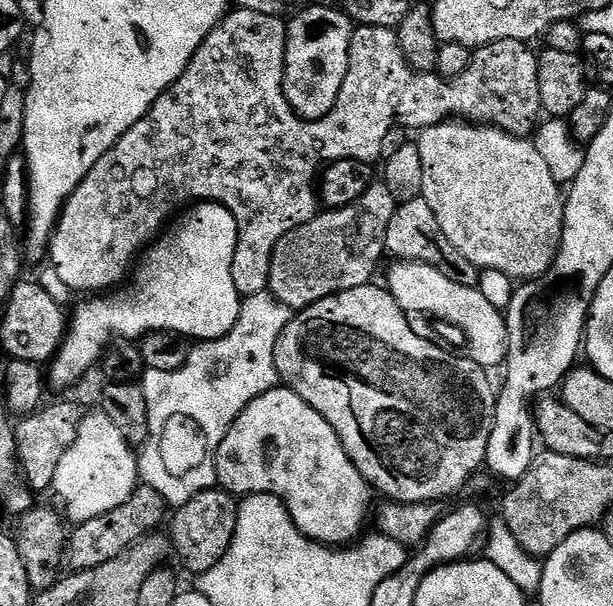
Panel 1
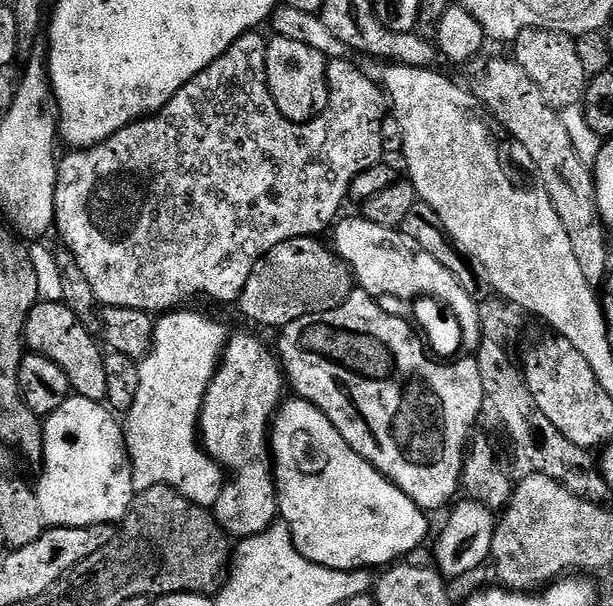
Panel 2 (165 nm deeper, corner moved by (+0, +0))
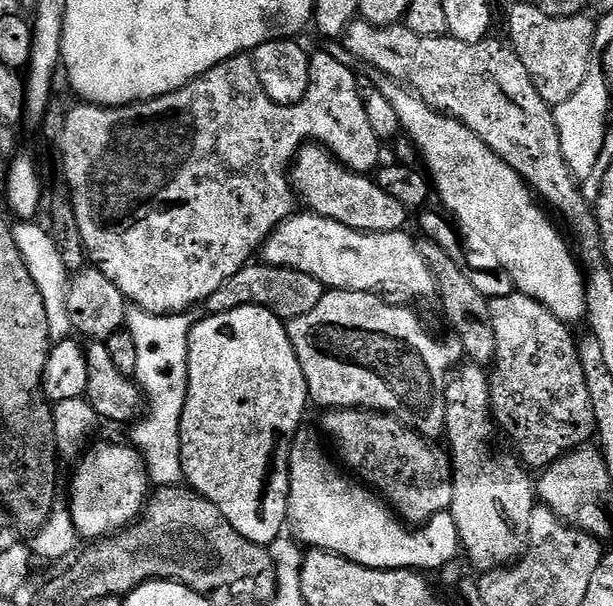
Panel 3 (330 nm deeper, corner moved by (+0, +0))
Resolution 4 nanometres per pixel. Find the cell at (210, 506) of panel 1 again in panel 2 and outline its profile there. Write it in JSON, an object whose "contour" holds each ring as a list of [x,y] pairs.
{"contour":[[[233,335],[229,339],[216,377],[206,390],[198,429],[202,447],[209,456],[252,456],[252,460],[237,466],[214,509],[217,522],[229,537],[257,536],[277,523],[280,502],[273,476],[270,429],[285,399],[284,388],[286,392],[284,369],[273,349],[271,352],[256,336]]]}

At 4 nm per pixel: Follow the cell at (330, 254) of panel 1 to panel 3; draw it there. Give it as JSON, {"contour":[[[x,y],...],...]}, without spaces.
{"contour":[[[252,262],[247,268],[238,270],[234,278],[218,286],[218,290],[214,290],[214,294],[210,294],[206,301],[206,308],[211,314],[222,314],[226,310],[238,310],[238,306],[262,306],[279,320],[287,322],[294,318],[302,318],[302,314],[310,314],[310,310],[318,306],[325,291],[322,284],[302,282],[300,273],[292,268],[271,268],[263,262]]]}

